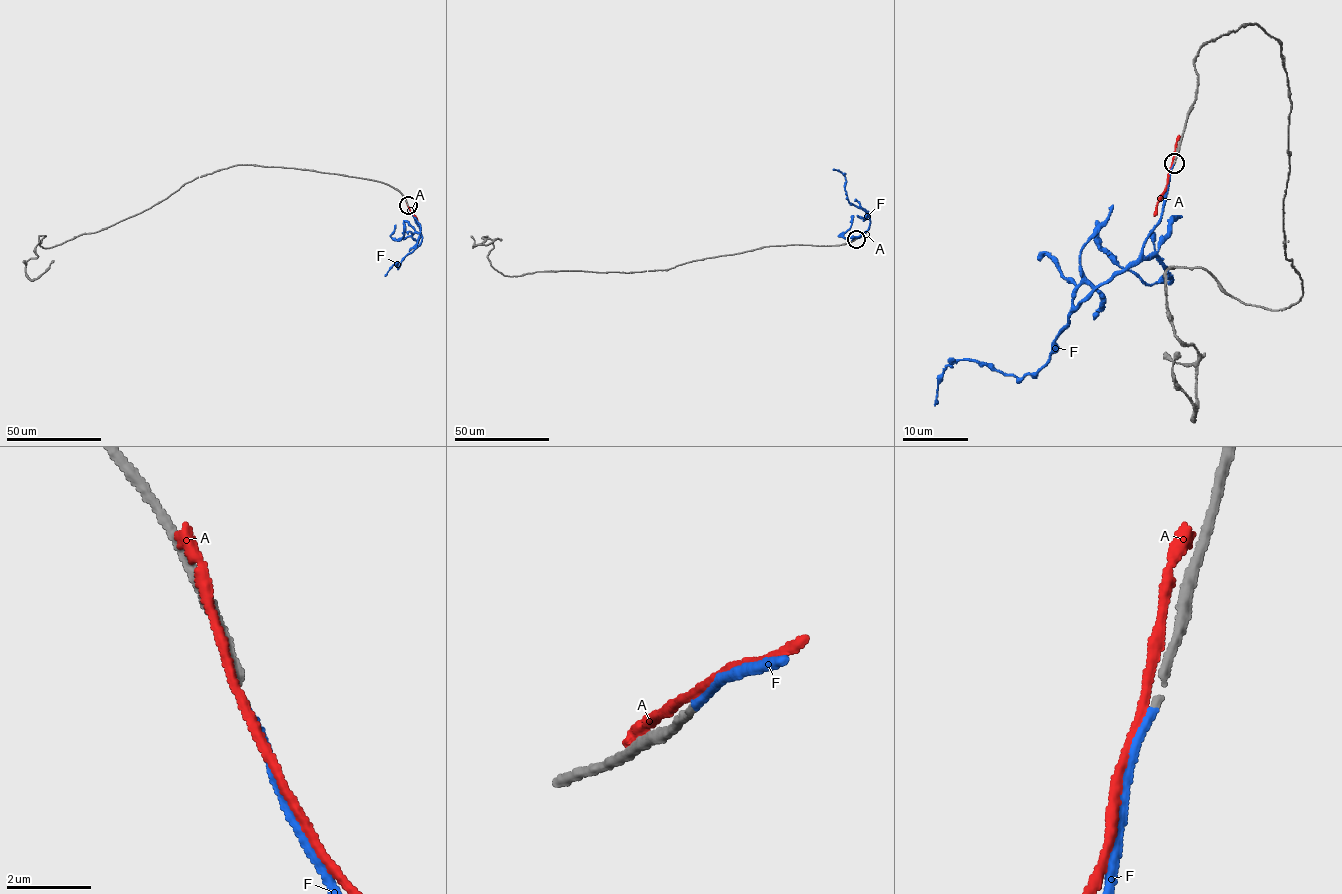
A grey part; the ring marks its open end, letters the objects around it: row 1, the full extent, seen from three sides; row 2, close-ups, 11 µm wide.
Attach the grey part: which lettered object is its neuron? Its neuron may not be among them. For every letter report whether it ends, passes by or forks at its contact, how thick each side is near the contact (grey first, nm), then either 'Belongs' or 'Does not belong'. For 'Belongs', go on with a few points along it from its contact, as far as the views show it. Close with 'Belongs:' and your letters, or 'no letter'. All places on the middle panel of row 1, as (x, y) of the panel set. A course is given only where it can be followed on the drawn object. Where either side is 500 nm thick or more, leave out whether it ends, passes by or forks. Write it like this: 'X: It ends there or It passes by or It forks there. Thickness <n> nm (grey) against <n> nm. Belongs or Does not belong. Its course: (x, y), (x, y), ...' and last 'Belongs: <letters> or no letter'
A: It passes by. Thickness 190 nm (grey) against 220 nm. Does not belong
F: It ends there. Thickness 190 nm (grey) against 190 nm. Belongs. Its course: (855, 238), (868, 229), (870, 216), (851, 204), (845, 189), (845, 176), (833, 169)
Belongs: F

